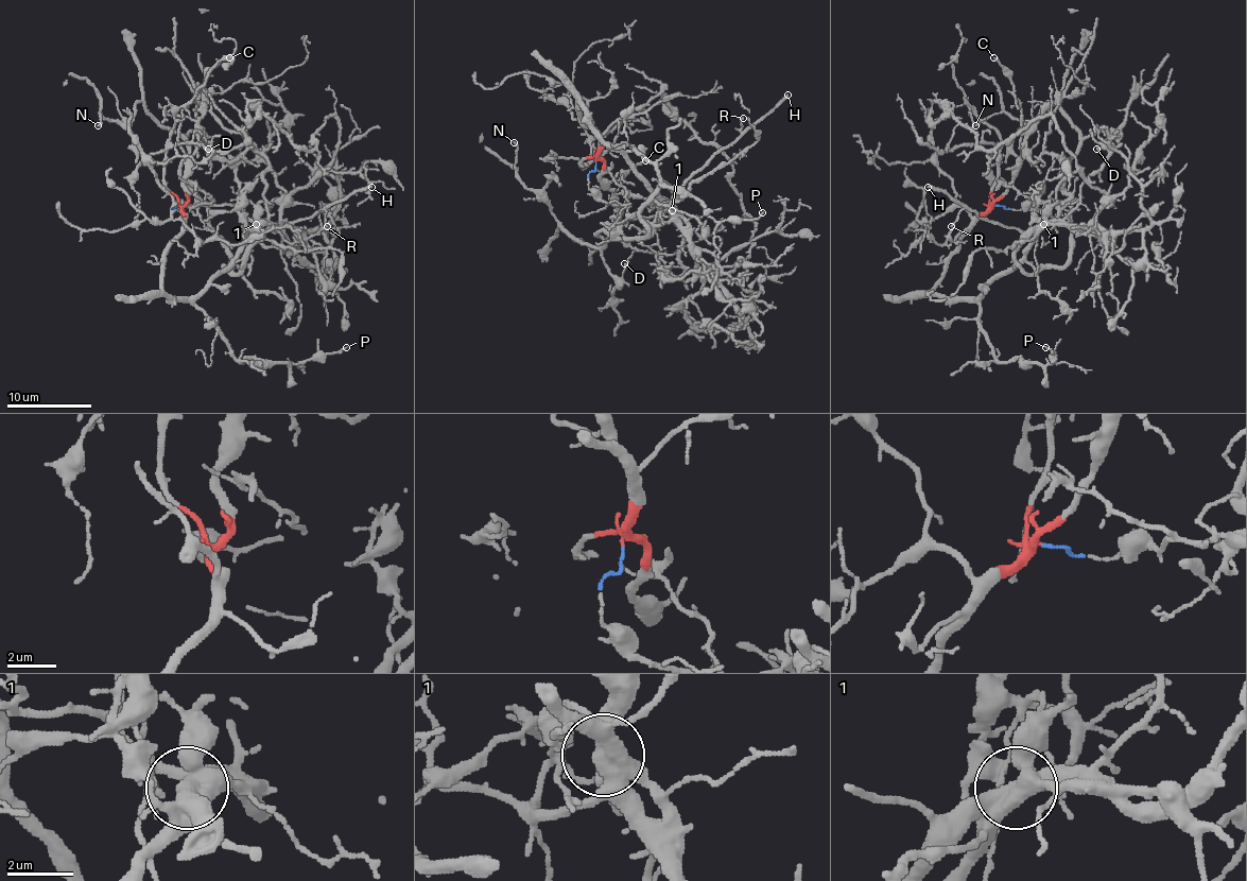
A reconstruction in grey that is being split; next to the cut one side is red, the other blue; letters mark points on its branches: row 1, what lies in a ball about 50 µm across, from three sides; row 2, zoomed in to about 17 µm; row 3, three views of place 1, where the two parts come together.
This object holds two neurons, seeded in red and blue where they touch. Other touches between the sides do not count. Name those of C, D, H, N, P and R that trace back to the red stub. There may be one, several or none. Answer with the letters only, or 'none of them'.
C, P

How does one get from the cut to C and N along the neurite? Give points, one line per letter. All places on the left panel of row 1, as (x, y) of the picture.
C: (179, 205), (188, 199), (184, 188), (186, 160), (179, 144), (182, 108), (196, 93), (205, 76), (230, 57)
N: (179, 205), (211, 203), (182, 175), (177, 134), (141, 102), (120, 123), (99, 113), (97, 125)

